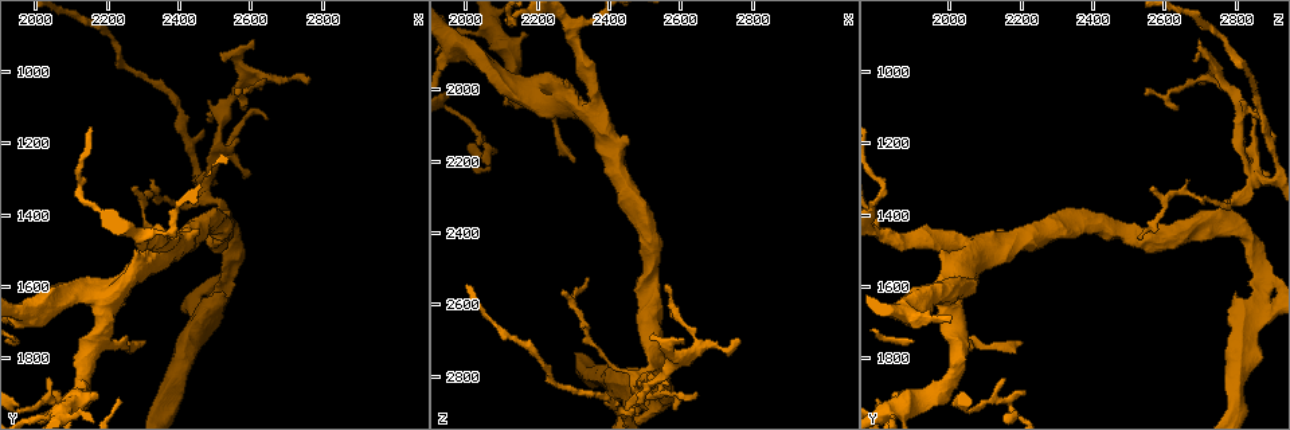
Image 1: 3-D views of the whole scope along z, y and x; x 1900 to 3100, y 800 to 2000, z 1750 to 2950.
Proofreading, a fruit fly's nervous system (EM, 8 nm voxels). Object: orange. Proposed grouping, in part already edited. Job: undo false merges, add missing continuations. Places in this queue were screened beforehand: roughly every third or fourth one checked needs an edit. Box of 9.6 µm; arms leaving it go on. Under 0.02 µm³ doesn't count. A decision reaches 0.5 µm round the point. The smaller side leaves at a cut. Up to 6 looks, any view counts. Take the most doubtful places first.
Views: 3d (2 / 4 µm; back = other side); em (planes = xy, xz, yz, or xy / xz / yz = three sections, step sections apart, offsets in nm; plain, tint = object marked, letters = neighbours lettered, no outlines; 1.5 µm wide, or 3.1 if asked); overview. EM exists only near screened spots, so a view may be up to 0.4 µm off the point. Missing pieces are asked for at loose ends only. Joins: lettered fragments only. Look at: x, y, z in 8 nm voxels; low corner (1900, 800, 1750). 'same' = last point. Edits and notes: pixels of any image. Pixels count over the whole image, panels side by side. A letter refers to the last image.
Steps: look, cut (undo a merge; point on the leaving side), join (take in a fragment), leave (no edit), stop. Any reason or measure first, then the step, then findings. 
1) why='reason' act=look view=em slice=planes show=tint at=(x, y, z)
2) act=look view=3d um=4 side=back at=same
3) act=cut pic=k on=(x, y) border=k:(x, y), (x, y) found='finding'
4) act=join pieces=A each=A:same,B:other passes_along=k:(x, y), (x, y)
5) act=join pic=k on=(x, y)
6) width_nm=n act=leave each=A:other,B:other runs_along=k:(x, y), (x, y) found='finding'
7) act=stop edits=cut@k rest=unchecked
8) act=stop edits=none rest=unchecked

why='abrupt turn' act=look view=em slice=planes show=letters at=(2480, 1300, 2860)

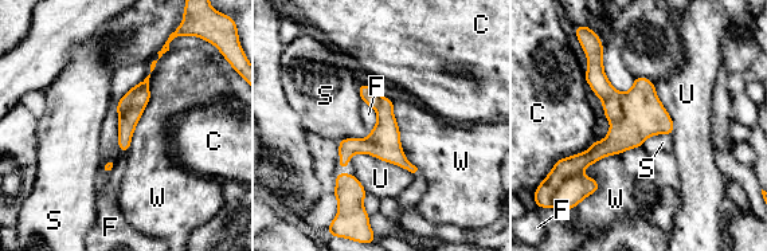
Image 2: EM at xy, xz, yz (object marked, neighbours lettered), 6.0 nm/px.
act=cut pic=2 on=(644, 114) each=C:other,F:other,S:other,U:other,W:other border=2:(621, 94), (621, 117), (611, 125) found='two cells meet here'

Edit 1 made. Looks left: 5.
act=look view=3d um=4 at=(2610, 920, 2690)

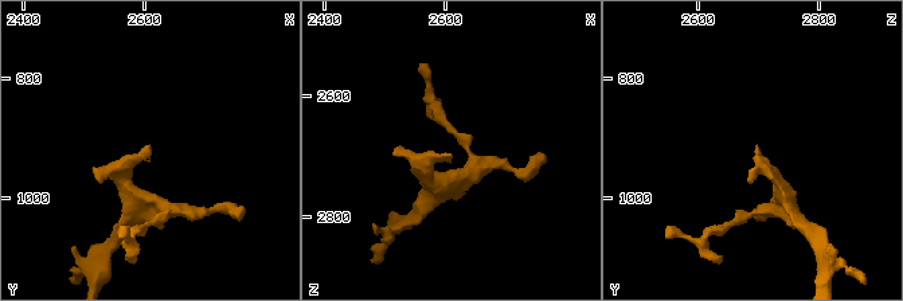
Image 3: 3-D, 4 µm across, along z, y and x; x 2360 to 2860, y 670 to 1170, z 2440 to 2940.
act=look view=em slice=planes show=letters at=(2610, 915, 2700)

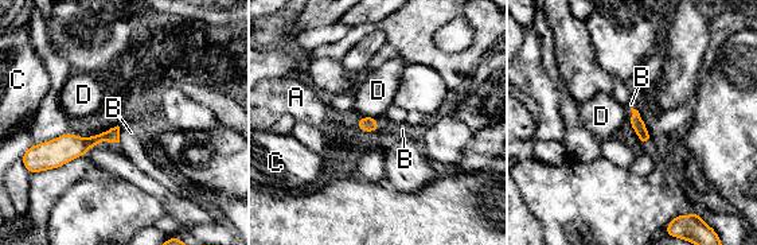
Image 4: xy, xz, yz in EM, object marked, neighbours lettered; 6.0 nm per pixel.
act=leave each=A:other,B:other,C:other,D:other runs_along=4:(116, 131), (81, 146), (49, 146) found='no lettered fragment goes on from it'

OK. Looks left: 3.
act=stop edits=cut@2 rest=unchecked

